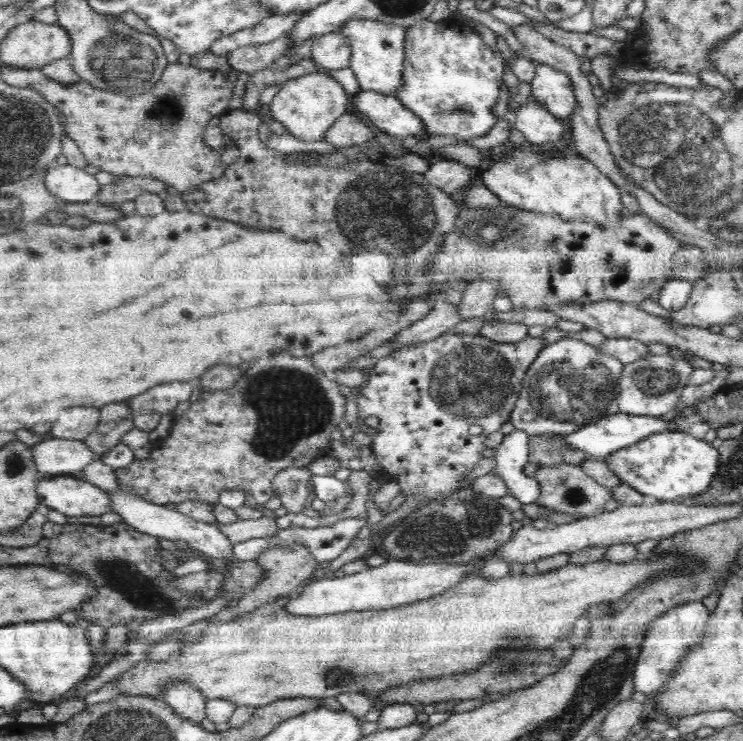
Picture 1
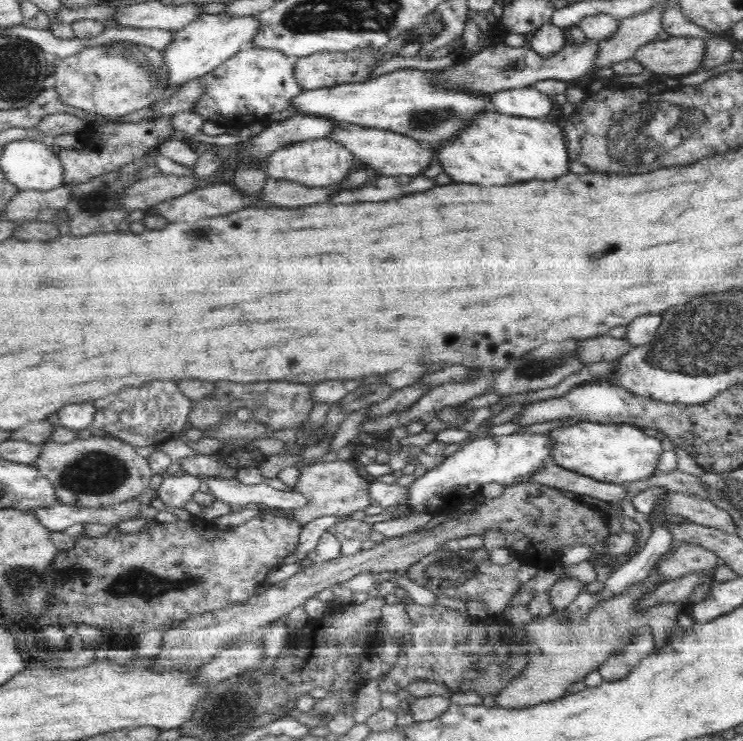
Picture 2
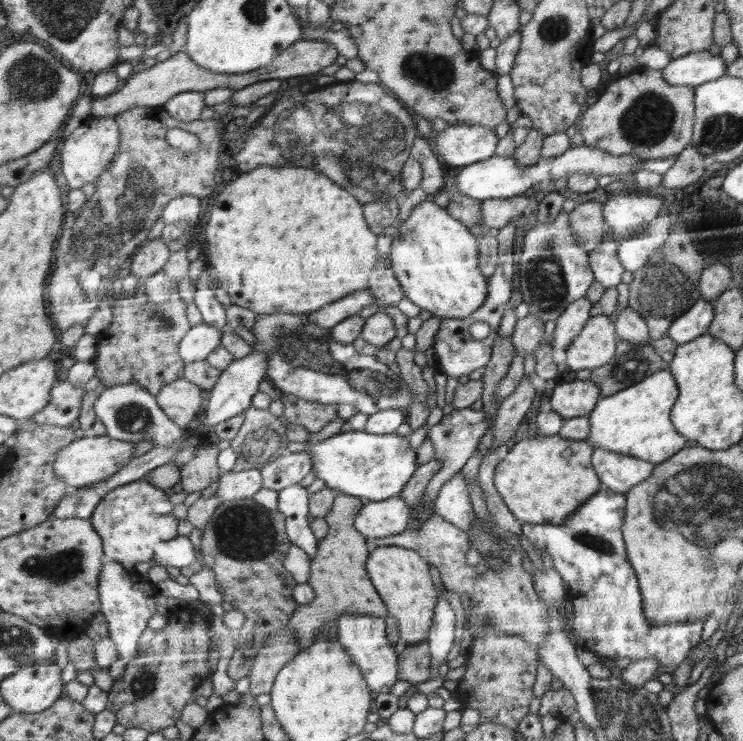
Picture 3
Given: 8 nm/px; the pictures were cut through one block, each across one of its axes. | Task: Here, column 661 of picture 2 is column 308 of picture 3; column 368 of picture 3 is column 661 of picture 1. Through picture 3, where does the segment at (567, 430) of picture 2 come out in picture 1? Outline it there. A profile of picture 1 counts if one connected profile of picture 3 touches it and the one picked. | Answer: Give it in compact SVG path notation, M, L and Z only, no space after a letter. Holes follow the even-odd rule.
M685 431L654 433L636 444L612 452L606 462L611 473L621 482L659 501L681 502L702 494L710 488L710 482L719 472L718 449Z

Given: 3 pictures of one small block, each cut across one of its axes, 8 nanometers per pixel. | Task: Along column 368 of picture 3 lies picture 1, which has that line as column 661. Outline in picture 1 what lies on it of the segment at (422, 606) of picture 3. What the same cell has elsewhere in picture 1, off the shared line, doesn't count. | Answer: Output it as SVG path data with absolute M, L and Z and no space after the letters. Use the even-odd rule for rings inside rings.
M640 557L640 559L636 558L632 562L625 563L604 561L604 559L577 565L569 562L565 567L560 567L556 571L548 571L541 575L508 573L506 576L497 579L486 579L485 575L481 573L474 578L461 580L460 583L455 584L449 590L441 592L440 595L436 595L432 599L382 611L350 611L326 616L296 616L290 614L285 611L288 598L282 597L268 603L268 606L259 607L254 612L248 612L248 614L234 618L232 622L216 623L216 626L208 627L208 630L204 631L202 640L188 644L182 650L180 656L170 658L168 662L142 662L140 660L138 664L128 668L126 672L120 673L118 682L120 682L120 690L124 694L148 694L148 698L152 699L162 699L161 696L164 695L165 688L173 686L174 683L190 683L190 686L194 687L198 694L206 697L206 700L228 699L238 707L256 708L265 707L267 704L280 699L298 697L324 698L324 696L338 696L342 692L359 692L364 695L369 695L371 692L371 694L378 696L378 692L390 688L391 685L408 684L408 682L414 680L430 680L431 677L450 676L450 674L458 672L472 672L479 665L486 664L487 658L492 656L494 652L502 650L507 645L517 643L532 644L542 650L550 648L556 640L564 640L567 643L572 642L575 637L574 631L576 625L578 625L578 619L580 616L584 617L591 607L609 604L610 600L618 600L618 596L626 596L626 592L630 592L630 588L634 588L634 584L642 584L642 581L650 580L650 576L658 576L658 572L670 572L670 568L682 568L682 564L690 564L690 560L658 560L658 564L646 564L646 557Z

